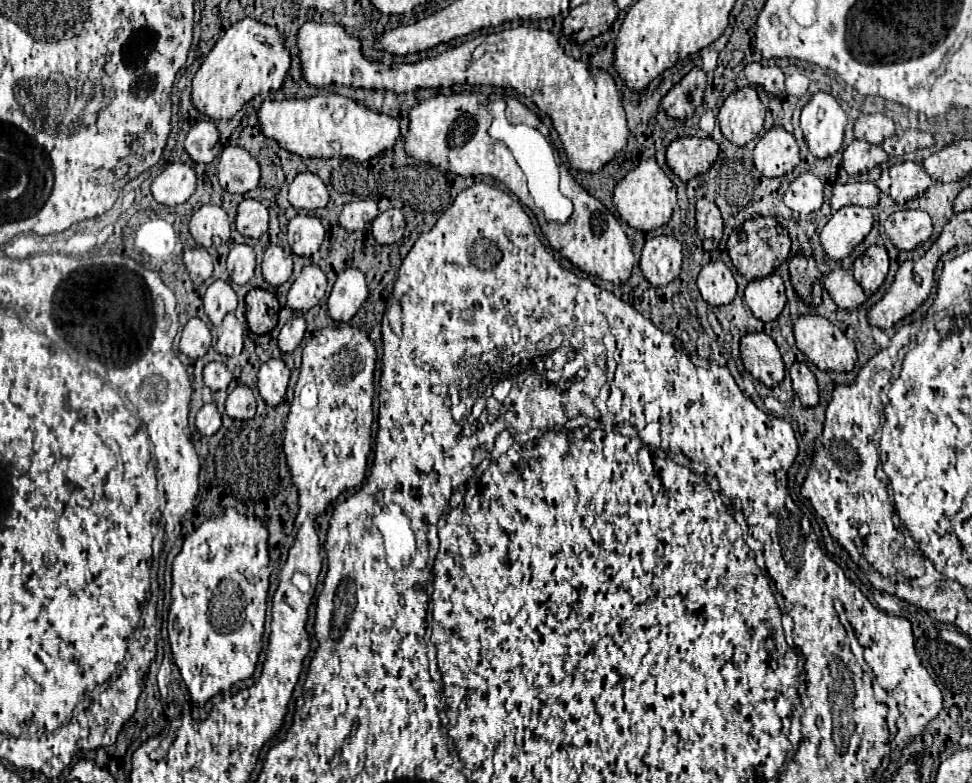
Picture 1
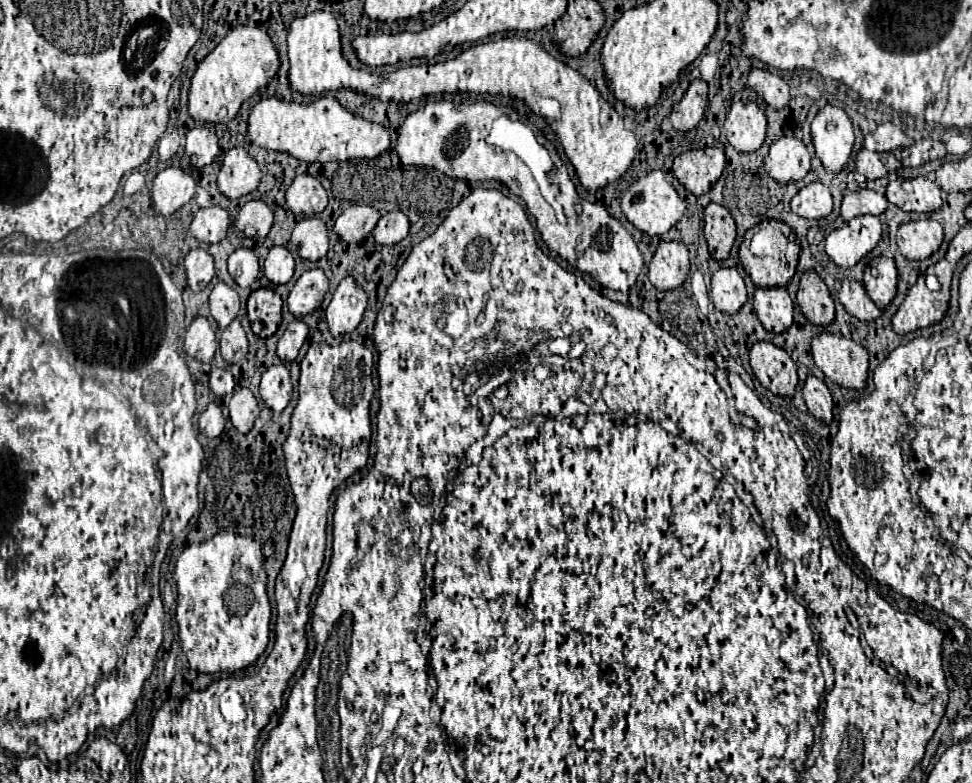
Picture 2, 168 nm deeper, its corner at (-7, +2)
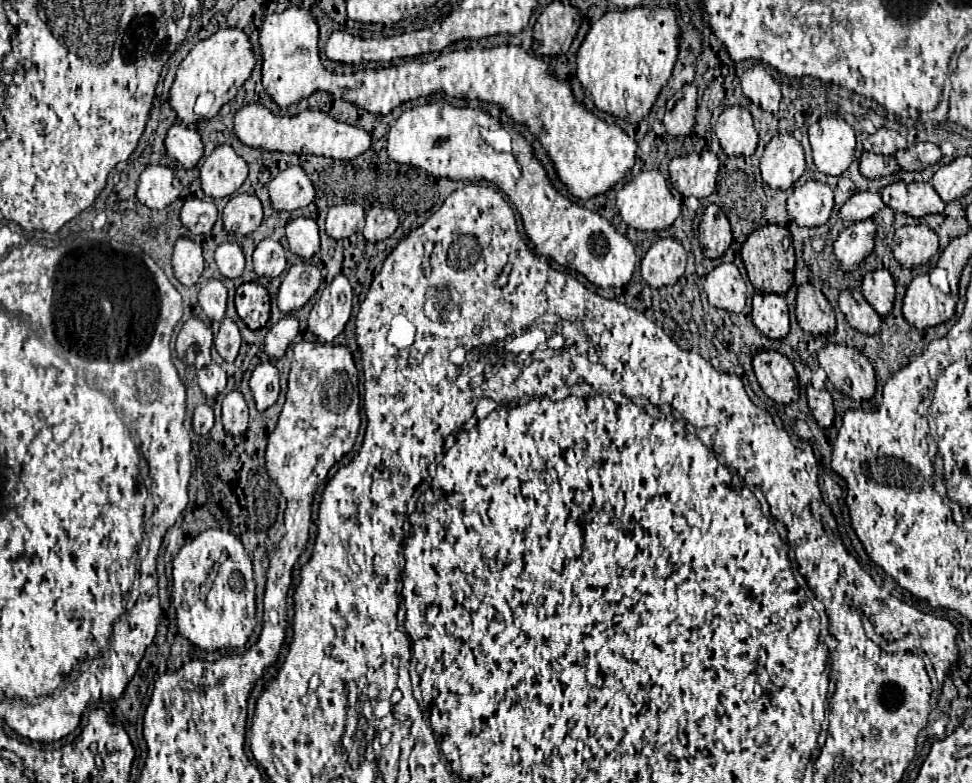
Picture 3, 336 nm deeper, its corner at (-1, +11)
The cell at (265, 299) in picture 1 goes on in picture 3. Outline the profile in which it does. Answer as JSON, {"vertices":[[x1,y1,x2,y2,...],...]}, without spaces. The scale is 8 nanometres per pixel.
{"vertices":[[245,282,235,292,235,308,239,318,251,328,259,330,269,320,269,294,267,290,257,282]]}

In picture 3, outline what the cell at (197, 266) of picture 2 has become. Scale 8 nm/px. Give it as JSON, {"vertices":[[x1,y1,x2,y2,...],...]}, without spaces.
{"vertices":[[179,238,173,250,173,272,175,278,185,286,195,286,203,274,203,252,201,246,189,238]]}

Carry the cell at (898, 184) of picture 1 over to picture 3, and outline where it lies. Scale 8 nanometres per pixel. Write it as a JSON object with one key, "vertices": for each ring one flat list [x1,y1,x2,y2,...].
{"vertices":[[927,182,891,184,891,186,883,188,881,198,889,208,909,214,913,218,937,214,937,212,943,212,943,208,945,208,939,194]]}

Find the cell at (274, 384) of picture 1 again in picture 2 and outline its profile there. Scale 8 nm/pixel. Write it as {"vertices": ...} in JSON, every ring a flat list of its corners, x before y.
{"vertices":[[273,365,263,373,259,395,275,413,281,413,289,405,291,391,293,387,287,365]]}

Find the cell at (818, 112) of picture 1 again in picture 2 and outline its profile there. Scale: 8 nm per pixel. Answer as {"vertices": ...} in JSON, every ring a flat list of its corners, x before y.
{"vertices":[[825,105,811,123,815,155,827,171,841,171,853,149,853,125,841,107]]}

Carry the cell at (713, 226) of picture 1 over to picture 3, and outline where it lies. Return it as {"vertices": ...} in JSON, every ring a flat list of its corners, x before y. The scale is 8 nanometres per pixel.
{"vertices":[[715,204,707,206,703,214,703,220,699,224,699,242,703,246,703,256,711,260,721,258,733,242,729,220]]}

